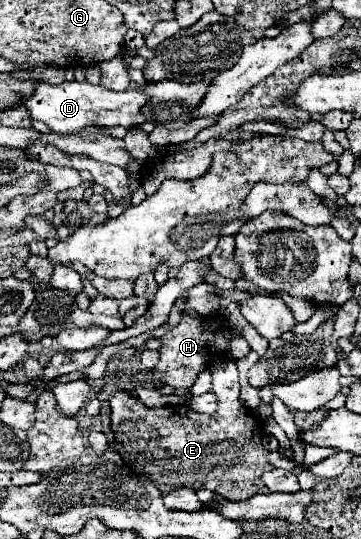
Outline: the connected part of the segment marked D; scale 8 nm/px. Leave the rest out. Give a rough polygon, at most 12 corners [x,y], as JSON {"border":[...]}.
{"border":[[37,83],[19,99],[55,133],[145,121],[143,91]]}

